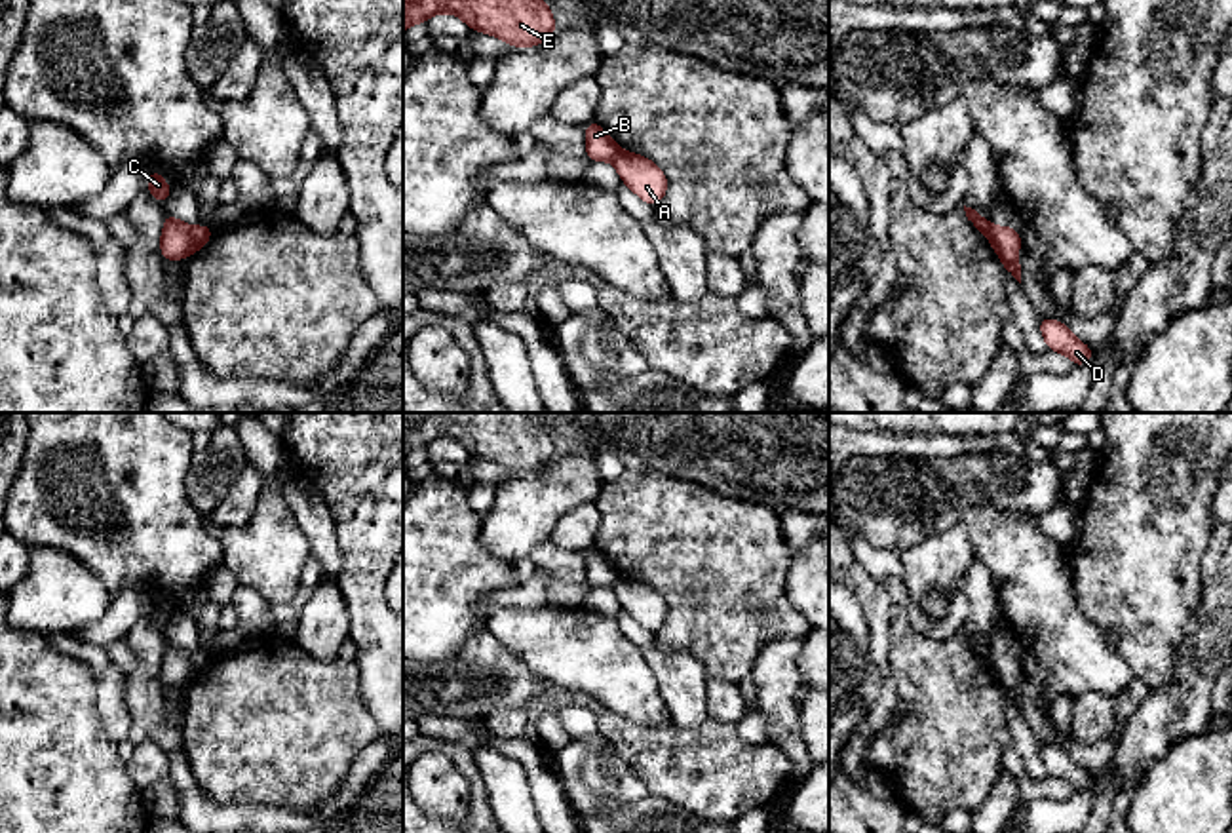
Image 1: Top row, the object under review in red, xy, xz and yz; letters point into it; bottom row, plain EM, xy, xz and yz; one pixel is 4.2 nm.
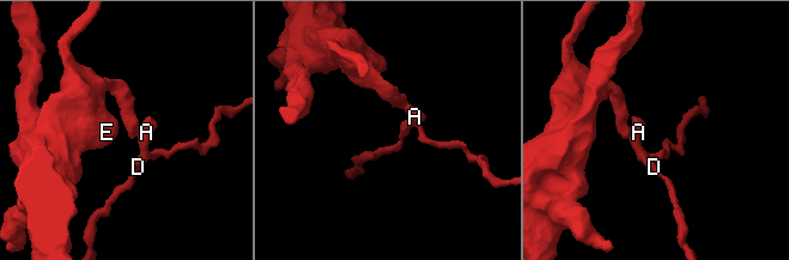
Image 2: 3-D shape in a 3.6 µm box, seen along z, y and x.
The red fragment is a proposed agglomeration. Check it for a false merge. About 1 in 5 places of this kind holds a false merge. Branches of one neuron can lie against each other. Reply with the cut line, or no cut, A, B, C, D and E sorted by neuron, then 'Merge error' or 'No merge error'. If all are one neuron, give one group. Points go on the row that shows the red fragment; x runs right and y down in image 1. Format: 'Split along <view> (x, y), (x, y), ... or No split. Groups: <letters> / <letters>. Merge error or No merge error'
Split along xy (191, 229), (192, 251). Groups: A D / B C E. Merge error

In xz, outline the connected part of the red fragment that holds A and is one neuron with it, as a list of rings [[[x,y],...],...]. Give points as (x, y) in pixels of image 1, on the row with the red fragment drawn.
[[[620,150],[612,164],[624,184],[627,184],[643,202],[656,205],[667,190],[665,173],[648,158]]]

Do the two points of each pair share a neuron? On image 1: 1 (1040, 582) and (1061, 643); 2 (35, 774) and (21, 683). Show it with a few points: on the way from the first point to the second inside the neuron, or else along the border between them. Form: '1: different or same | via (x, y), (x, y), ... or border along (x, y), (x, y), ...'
1: same | via (1040, 598), (1042, 615), (1056, 628)
2: same | via (25, 752), (25, 712), (21, 706)

